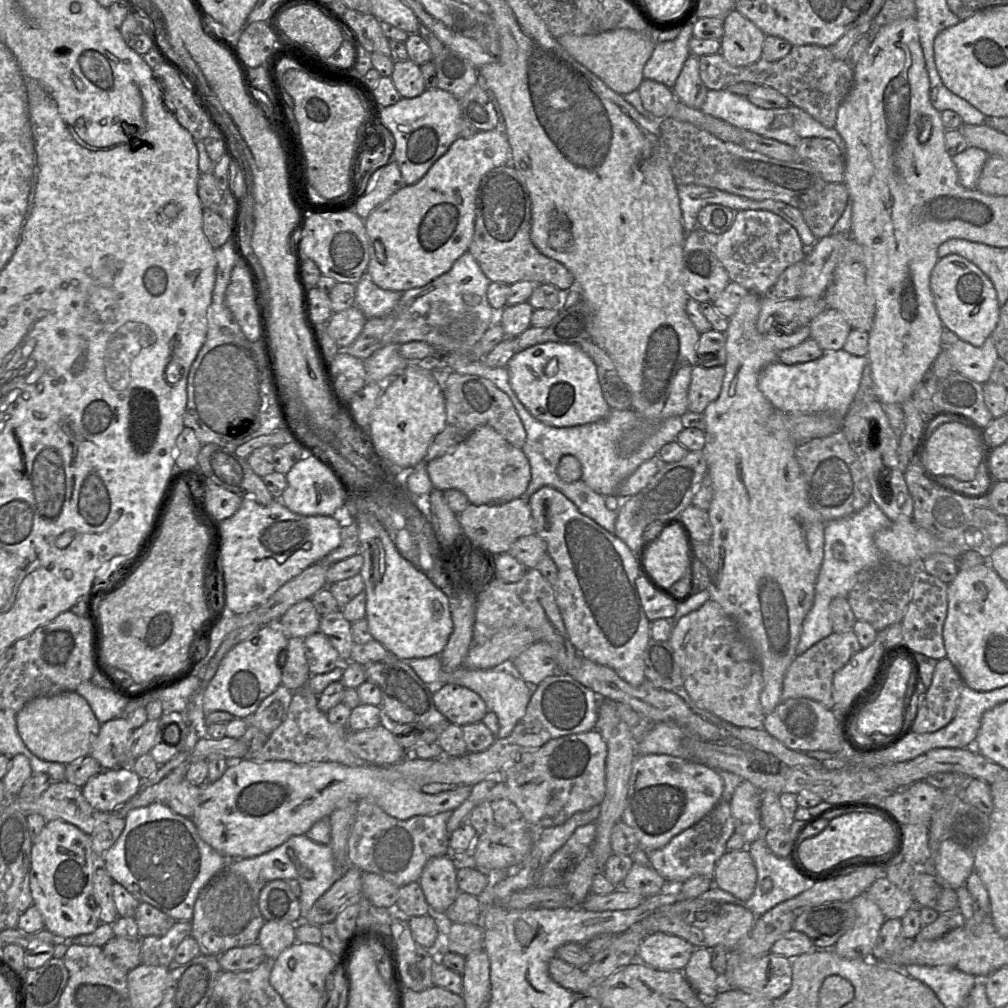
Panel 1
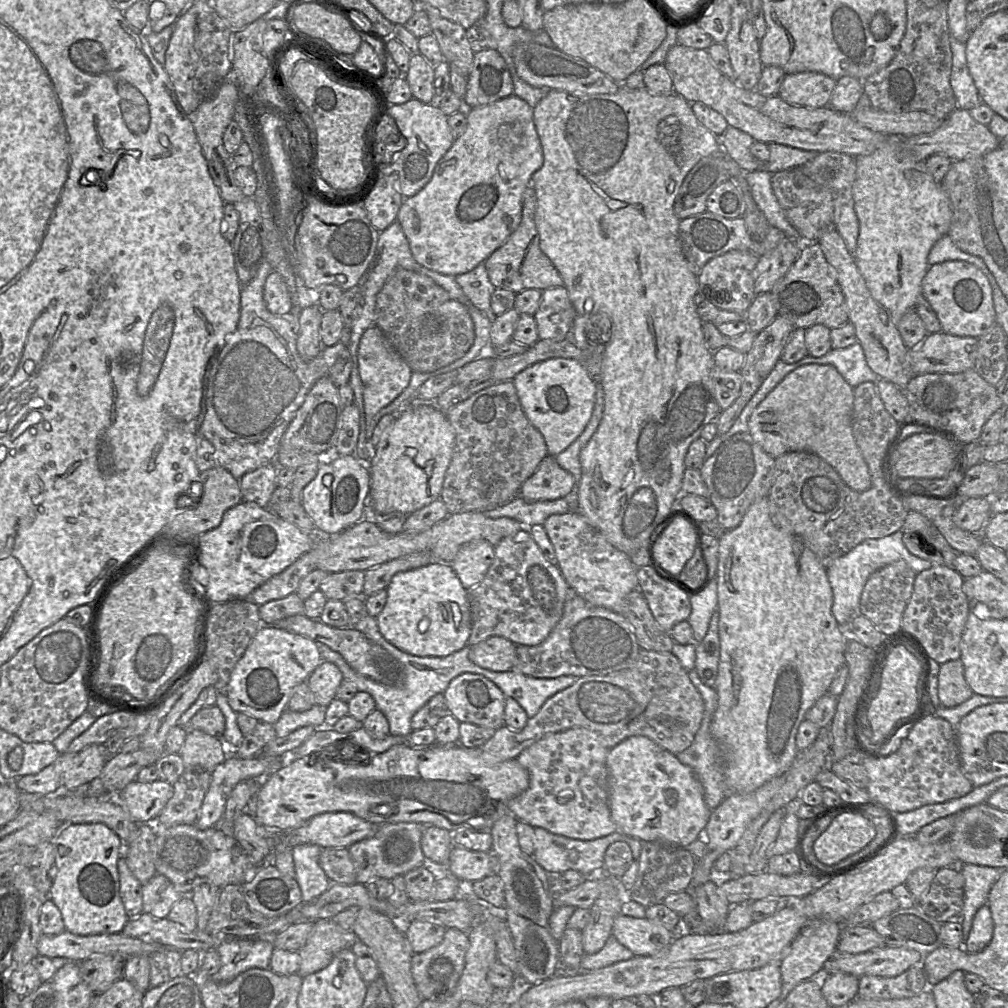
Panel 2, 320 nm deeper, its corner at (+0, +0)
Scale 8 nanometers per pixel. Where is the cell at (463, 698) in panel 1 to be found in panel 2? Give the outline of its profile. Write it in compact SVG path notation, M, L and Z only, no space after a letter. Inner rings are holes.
M464 673L452 679L444 692L446 706L460 723L497 730L504 725L506 697L486 677Z

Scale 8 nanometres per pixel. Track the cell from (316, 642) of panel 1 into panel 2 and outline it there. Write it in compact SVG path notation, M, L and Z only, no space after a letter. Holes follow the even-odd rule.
M327 661L319 664L307 679L315 704L327 707L336 698L342 680L342 673L335 664Z

